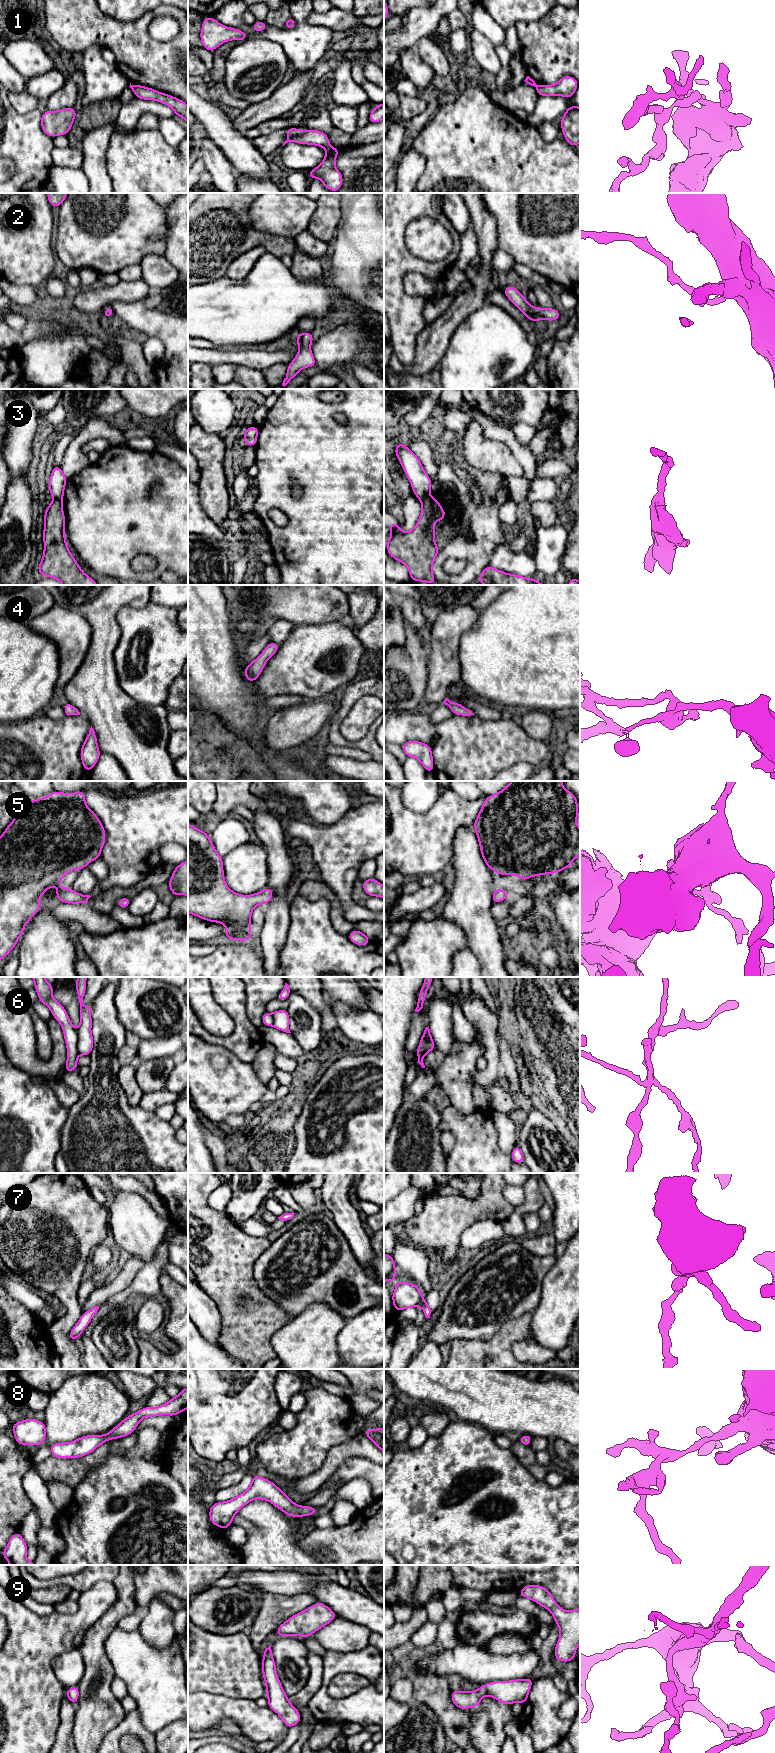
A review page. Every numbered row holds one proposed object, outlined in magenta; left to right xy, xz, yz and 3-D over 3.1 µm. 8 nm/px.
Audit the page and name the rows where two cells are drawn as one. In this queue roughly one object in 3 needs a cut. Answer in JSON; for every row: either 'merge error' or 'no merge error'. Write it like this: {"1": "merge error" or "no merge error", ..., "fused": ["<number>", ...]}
{"1": "merge error", "2": "no merge error", "3": "merge error", "4": "no merge error", "5": "no merge error", "6": "merge error", "7": "no merge error", "8": "no merge error", "9": "no merge error", "fused": ["1", "3", "6"]}

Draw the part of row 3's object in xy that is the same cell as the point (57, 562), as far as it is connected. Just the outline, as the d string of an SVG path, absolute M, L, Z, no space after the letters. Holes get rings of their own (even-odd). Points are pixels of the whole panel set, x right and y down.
M55 499L45 509L43 542L44 552L42 561L37 566L41 576L59 580L63 585L98 585L91 577L86 575L73 555L71 554L65 538L65 515L63 513L63 500Z

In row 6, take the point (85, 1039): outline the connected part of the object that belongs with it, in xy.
M77 977L77 981L75 984L79 1003L80 1003L79 1015L80 1015L80 1020L81 1020L80 1027L77 1030L78 1032L78 1054L90 1056L93 1046L94 1046L94 1040L93 1040L93 1036L91 1033L92 1007L85 1006L83 1004L83 998L86 992L86 981L87 981L87 977Z

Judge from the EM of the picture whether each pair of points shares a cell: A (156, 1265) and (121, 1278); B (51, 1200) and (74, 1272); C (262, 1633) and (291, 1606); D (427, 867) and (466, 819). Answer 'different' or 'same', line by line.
A: different
B: same
C: same
D: same

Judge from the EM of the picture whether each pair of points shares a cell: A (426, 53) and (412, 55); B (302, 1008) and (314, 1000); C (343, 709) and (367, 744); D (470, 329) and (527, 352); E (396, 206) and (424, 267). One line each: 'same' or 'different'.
A: different
B: different
C: same
D: same
E: same

